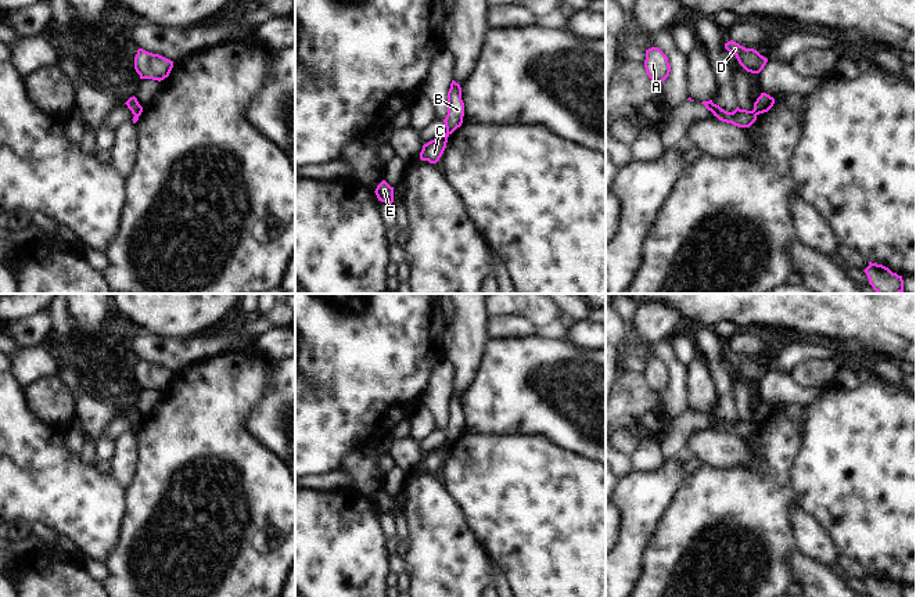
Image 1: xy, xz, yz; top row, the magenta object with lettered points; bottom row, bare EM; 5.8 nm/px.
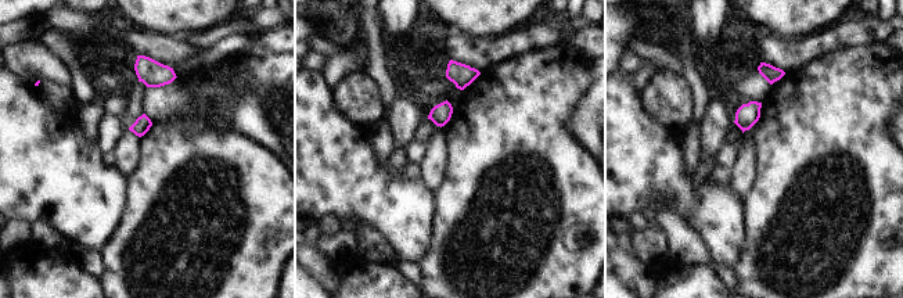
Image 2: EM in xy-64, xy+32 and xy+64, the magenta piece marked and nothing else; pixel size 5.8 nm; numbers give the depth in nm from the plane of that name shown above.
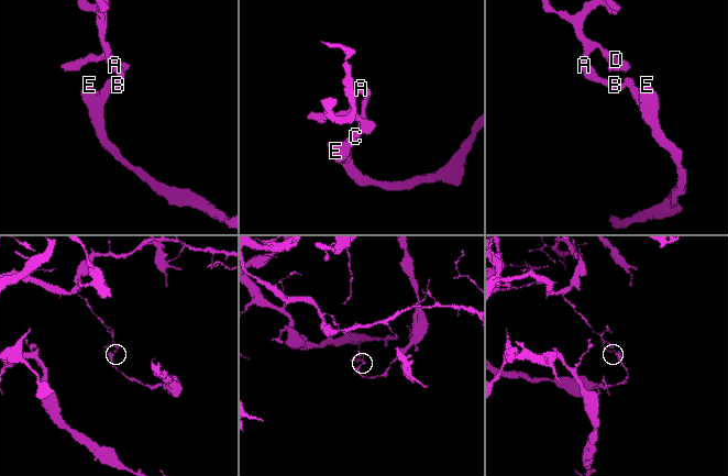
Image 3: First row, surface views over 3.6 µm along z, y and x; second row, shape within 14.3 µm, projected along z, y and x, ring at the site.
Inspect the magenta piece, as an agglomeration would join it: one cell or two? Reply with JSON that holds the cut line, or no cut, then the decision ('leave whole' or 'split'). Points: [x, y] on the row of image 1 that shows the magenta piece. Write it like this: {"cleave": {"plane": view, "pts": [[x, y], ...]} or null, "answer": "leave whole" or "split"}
{"cleave": {"plane": "yz", "pts": [[753, 110], [757, 114]]}, "answer": "split"}

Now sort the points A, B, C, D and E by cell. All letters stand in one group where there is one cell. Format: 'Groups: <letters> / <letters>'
Groups: A B D / C E.

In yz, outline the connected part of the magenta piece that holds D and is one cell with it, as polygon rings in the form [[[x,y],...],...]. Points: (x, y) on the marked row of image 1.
[[[733,40],[725,43],[725,48],[737,58],[739,64],[747,72],[751,73],[759,73],[768,62],[768,58],[761,55],[757,50],[746,48]]]

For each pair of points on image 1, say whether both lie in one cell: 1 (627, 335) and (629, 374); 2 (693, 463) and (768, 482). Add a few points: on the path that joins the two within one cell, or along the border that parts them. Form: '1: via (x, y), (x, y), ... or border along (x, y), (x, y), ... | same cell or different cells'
1: border along (635, 337), (628, 342), (620, 344) | different cells
2: border along (701, 463), (685, 478) | different cells

